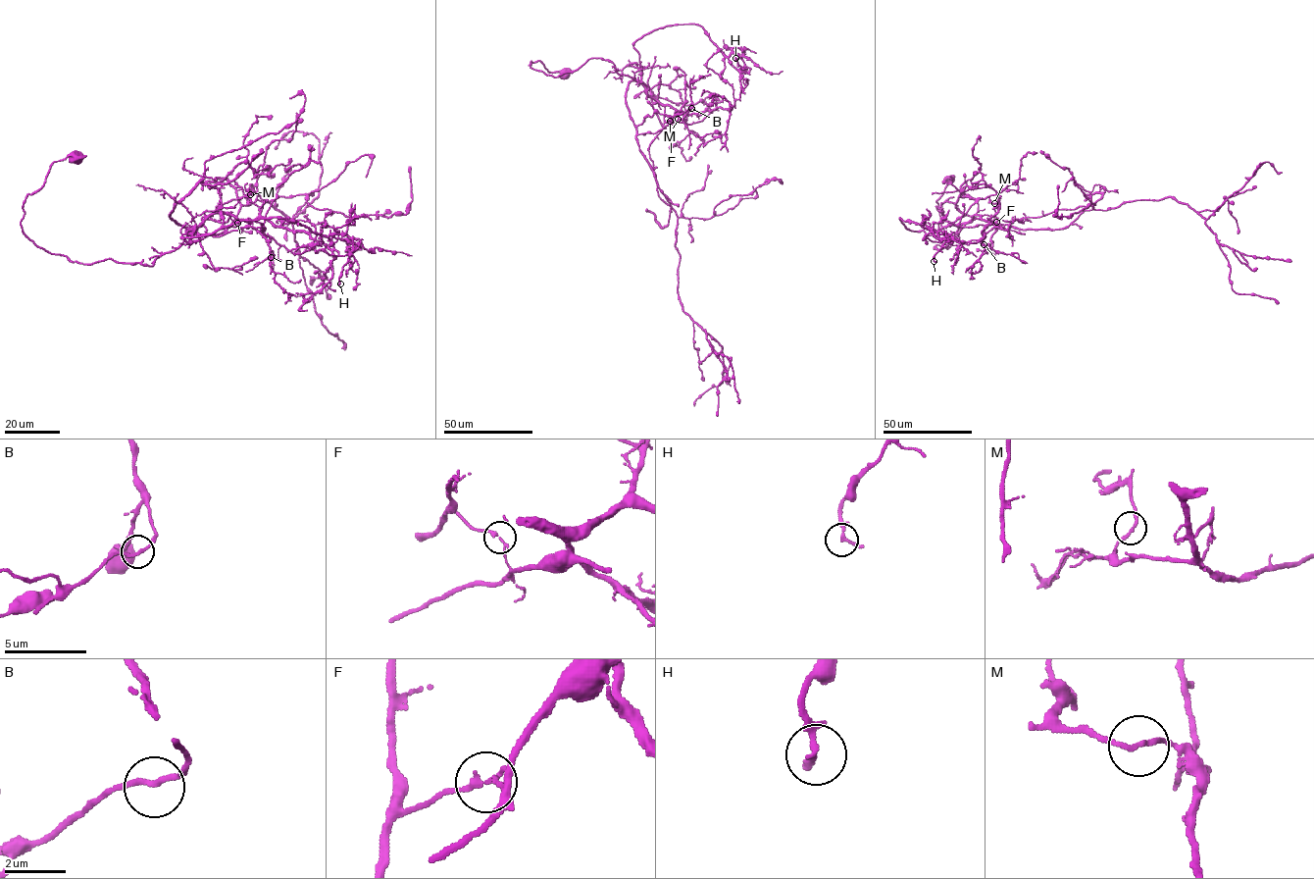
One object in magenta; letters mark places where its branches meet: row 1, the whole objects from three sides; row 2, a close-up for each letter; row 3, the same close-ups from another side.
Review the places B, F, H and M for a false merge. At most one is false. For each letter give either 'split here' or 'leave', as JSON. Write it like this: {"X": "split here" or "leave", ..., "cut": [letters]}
{"B": "leave", "F": "split here", "H": "leave", "M": "leave", "cut": ["F"]}

